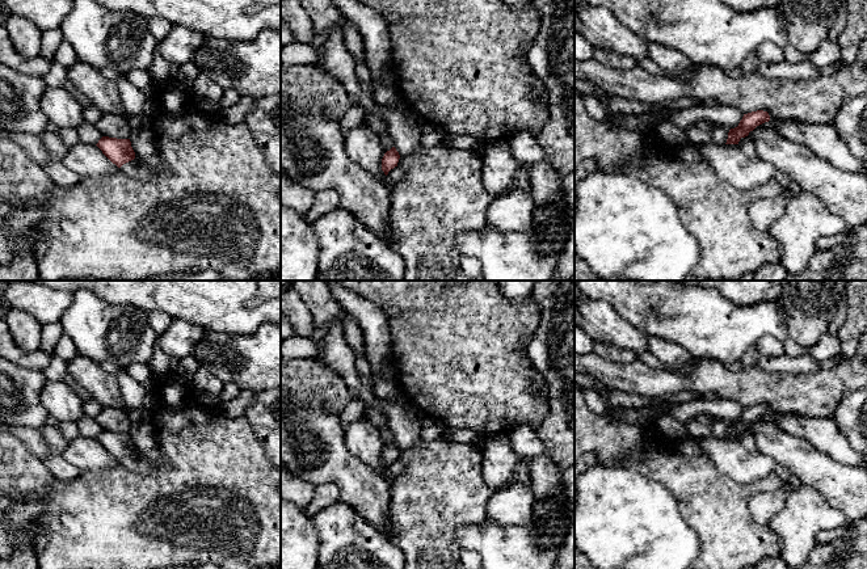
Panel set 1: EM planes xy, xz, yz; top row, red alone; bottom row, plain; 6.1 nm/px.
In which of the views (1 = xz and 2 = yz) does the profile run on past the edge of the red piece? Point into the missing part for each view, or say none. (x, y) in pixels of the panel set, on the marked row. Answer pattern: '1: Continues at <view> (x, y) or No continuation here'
1: No continuation here
2: No continuation here

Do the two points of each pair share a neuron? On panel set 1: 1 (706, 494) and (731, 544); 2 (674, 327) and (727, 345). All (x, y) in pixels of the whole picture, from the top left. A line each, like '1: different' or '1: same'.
1: same
2: same

